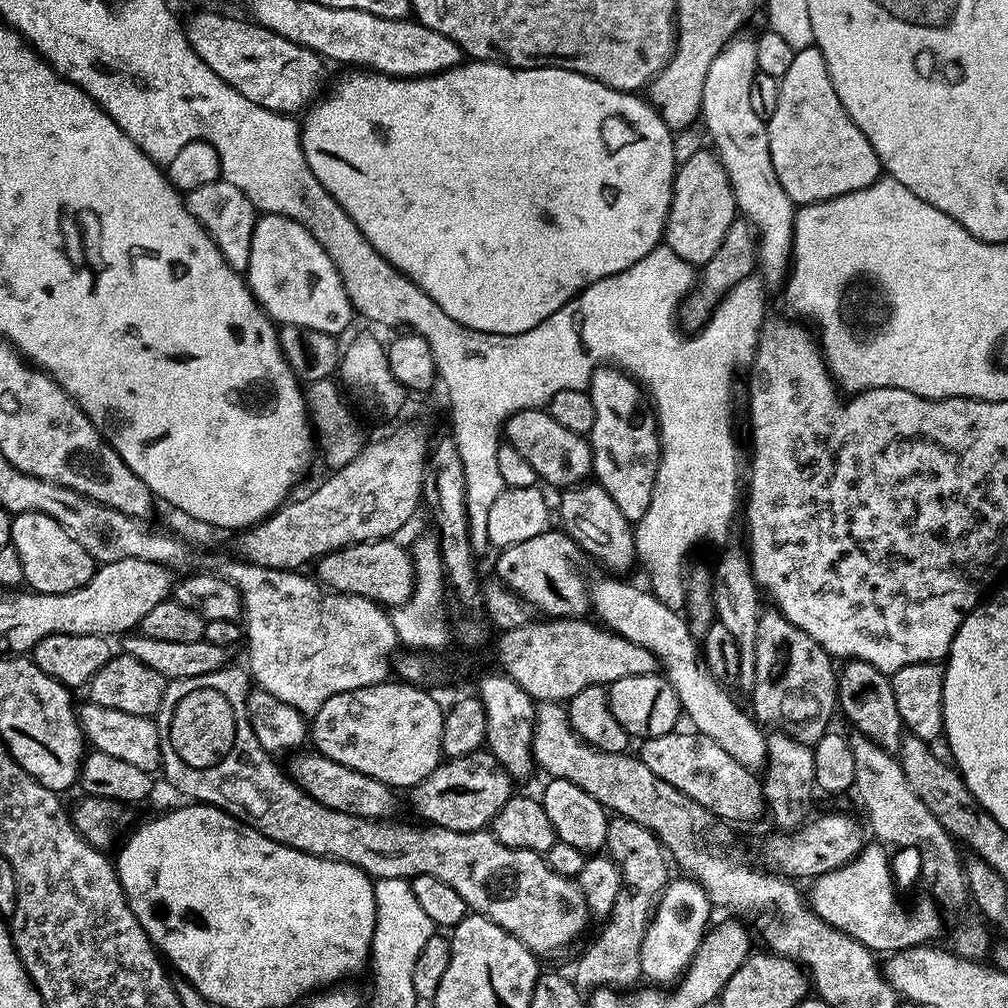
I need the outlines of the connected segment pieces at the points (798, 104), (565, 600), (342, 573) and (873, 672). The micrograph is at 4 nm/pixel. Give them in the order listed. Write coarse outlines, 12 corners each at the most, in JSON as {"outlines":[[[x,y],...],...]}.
{"outlines":[[[801,48],[766,122],[797,206],[881,179],[819,48]],[[564,531],[503,549],[495,575],[548,618],[589,615]],[[395,539],[319,557],[315,579],[389,609],[412,596],[416,575]],[[861,660],[836,678],[842,716],[859,735],[899,753],[891,679]]]}

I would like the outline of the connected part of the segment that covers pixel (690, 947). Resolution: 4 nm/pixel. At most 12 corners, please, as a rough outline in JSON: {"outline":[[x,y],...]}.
{"outline":[[673,879],[648,923],[640,975],[672,986],[714,912],[704,887]]}

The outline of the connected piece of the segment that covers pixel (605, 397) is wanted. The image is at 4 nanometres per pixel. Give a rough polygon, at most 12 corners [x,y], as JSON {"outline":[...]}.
{"outline":[[615,366],[588,383],[592,471],[629,522],[646,514],[660,433]]}

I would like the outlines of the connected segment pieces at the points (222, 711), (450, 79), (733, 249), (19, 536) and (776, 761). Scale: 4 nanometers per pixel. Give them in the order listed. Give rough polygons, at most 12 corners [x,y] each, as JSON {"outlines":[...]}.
{"outlines":[[[243,667],[170,680],[184,798],[376,880],[439,878],[538,958],[584,932],[575,879],[491,831],[314,802],[254,738]],[[487,60],[303,113],[354,226],[517,336],[661,247],[643,95]],[[737,218],[699,269],[678,320],[699,330],[758,264],[752,225]],[[18,512],[10,538],[24,584],[86,586],[96,561],[46,514]],[[785,732],[767,737],[762,795],[780,830],[805,823],[816,753]]]}

